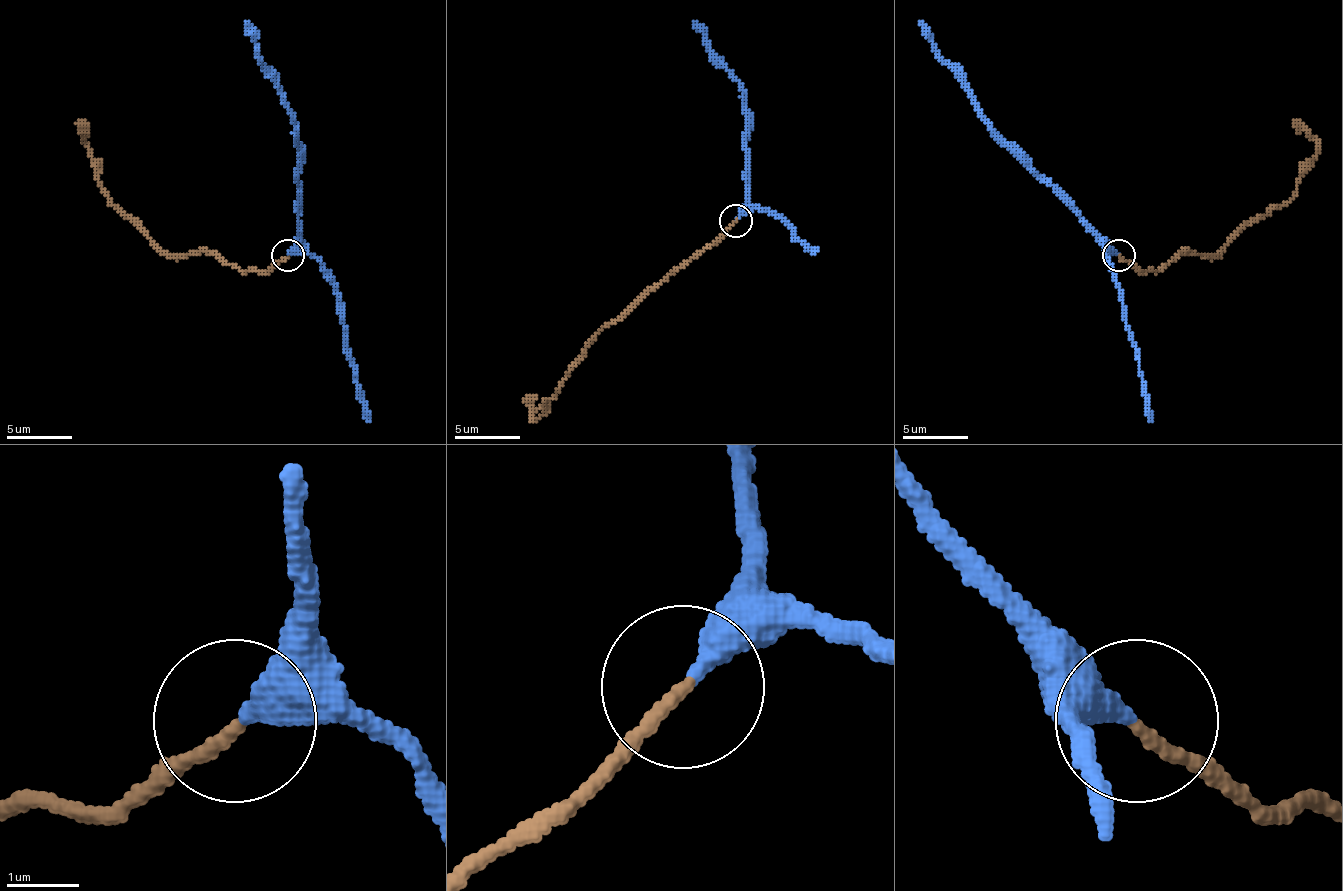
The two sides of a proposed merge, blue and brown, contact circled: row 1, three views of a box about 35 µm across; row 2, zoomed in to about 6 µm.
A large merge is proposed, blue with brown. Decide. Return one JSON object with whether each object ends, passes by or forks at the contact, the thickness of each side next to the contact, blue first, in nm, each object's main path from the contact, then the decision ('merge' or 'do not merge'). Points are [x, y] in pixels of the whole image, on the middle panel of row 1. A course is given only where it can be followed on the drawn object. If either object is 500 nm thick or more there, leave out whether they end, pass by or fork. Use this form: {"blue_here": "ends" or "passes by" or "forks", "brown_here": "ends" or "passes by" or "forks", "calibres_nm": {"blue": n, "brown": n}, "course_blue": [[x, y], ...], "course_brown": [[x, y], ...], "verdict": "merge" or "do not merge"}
{"blue_here": "ends", "brown_here": "ends", "calibres_nm": {"blue": 360, "brown": 190}, "course_blue": [[736, 221], [746, 202], [743, 87], [726, 71], [703, 31], [693, 21]], "course_brown": [[736, 221], [611, 320], [589, 343], [536, 418], [526, 395]], "verdict": "merge"}

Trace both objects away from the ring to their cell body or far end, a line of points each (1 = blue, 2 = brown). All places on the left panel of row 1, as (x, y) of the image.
1: (288, 254), (298, 234), (295, 116), (259, 54), (255, 31), (245, 21)
2: (288, 254), (265, 271), (242, 271), (209, 251), (163, 251), (104, 195), (78, 120)

